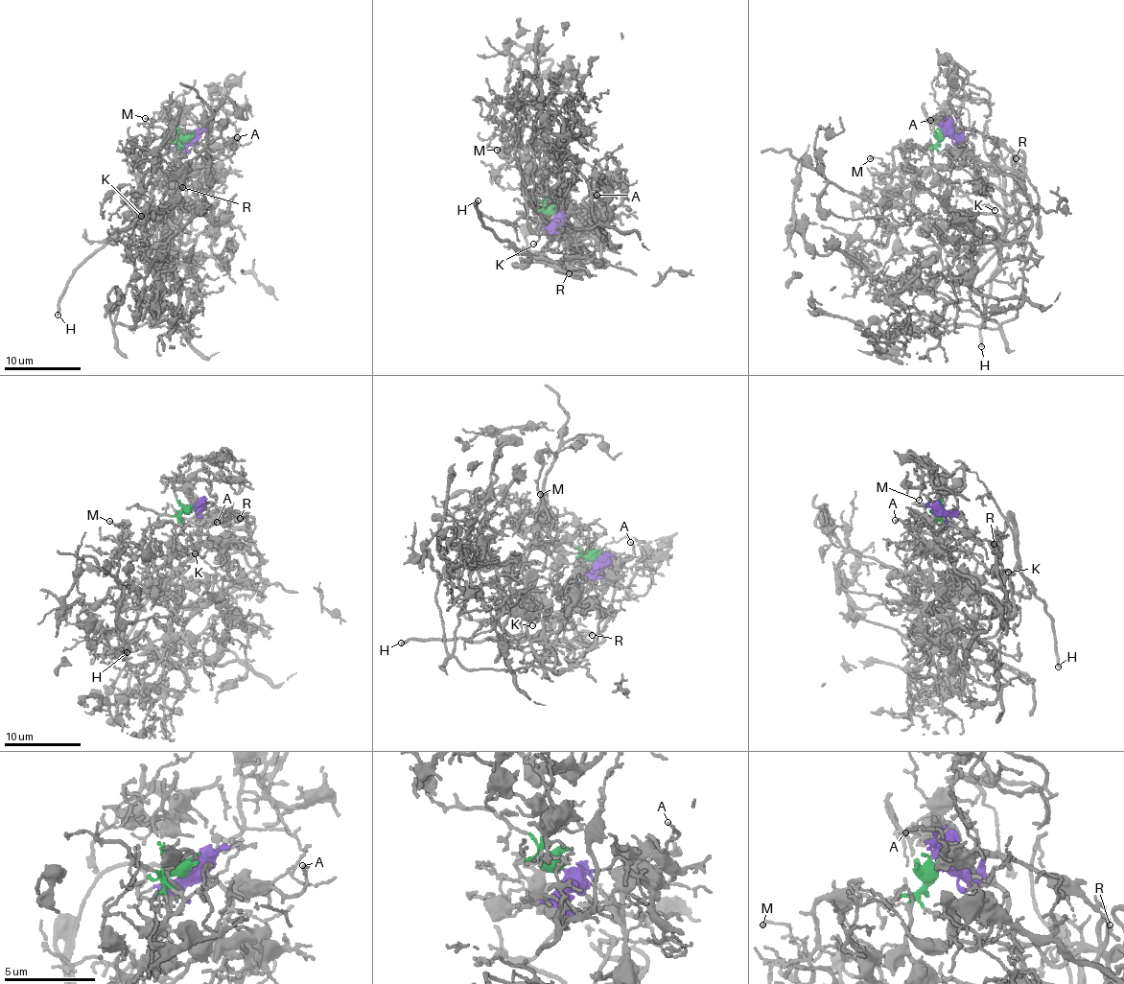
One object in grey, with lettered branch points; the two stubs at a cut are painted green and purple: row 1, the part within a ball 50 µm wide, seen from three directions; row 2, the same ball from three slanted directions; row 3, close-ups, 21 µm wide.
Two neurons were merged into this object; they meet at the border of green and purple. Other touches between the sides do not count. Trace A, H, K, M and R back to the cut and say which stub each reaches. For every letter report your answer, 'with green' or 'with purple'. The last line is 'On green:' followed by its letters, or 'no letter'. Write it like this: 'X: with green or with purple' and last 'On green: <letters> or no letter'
A: with purple
H: with purple
K: with green
M: with green
R: with purple
On green: K, M

